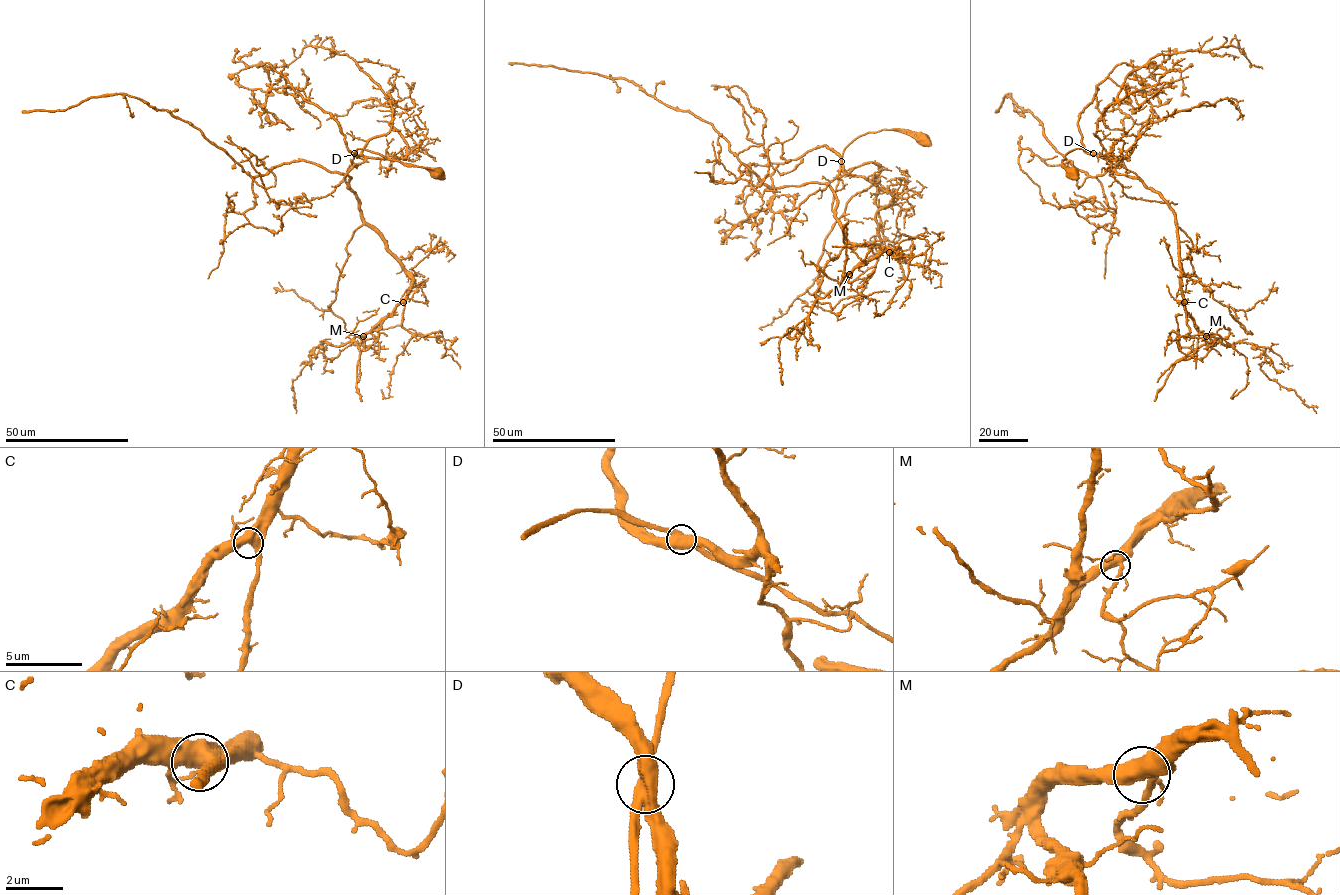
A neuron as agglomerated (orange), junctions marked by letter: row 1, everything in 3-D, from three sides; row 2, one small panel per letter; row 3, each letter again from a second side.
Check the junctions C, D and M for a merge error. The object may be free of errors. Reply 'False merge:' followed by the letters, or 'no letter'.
False merge: D

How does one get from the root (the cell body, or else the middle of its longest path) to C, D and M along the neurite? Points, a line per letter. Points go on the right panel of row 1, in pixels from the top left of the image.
C: (1071, 173), (1062, 163), (1065, 156), (1078, 148), (1090, 151), (1133, 171), (1167, 203), (1175, 216), (1184, 302)
D: (1071, 173), (1061, 161), (1069, 151), (1082, 148), (1093, 153)
M: (1071, 173), (1065, 156), (1090, 151), (1133, 171), (1167, 203), (1177, 228), (1183, 308), (1206, 336)

